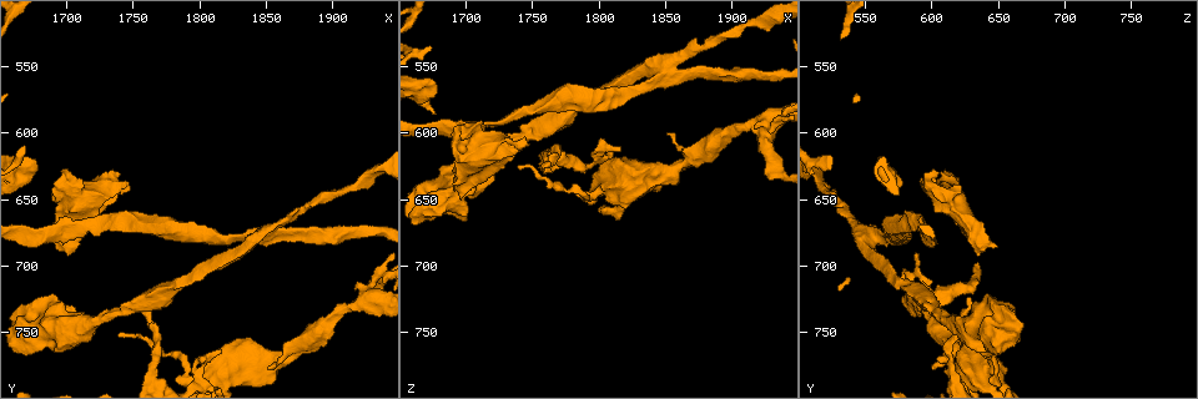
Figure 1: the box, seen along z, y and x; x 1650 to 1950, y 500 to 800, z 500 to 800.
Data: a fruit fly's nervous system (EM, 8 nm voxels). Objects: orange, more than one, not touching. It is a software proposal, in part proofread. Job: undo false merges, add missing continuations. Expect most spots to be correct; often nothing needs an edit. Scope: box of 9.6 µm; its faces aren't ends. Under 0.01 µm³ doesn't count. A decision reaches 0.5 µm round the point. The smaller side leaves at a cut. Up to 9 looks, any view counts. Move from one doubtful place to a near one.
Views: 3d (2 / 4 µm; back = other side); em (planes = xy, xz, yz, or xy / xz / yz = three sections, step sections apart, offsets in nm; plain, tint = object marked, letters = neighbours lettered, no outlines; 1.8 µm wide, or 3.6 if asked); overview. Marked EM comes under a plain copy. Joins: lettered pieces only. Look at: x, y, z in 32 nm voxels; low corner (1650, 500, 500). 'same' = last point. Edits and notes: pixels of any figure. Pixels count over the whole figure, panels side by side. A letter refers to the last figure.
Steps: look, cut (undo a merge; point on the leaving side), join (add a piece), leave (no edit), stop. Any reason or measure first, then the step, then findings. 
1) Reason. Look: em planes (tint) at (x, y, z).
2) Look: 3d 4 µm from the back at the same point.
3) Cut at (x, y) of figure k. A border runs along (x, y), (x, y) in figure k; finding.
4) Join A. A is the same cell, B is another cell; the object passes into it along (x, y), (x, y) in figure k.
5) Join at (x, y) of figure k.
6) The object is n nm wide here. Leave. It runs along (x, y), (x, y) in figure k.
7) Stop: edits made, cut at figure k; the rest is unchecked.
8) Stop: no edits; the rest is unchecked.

Look: 3d 2 µm at (1846, 676, 554).

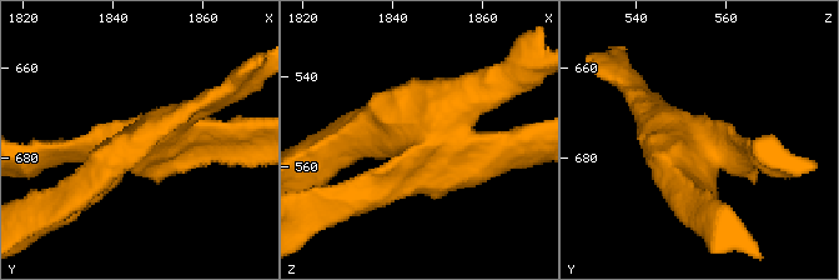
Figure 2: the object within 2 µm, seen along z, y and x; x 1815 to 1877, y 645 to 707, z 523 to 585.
Need the tissue. Look: em xy step 16 (tint) at (1846, 676, 555).

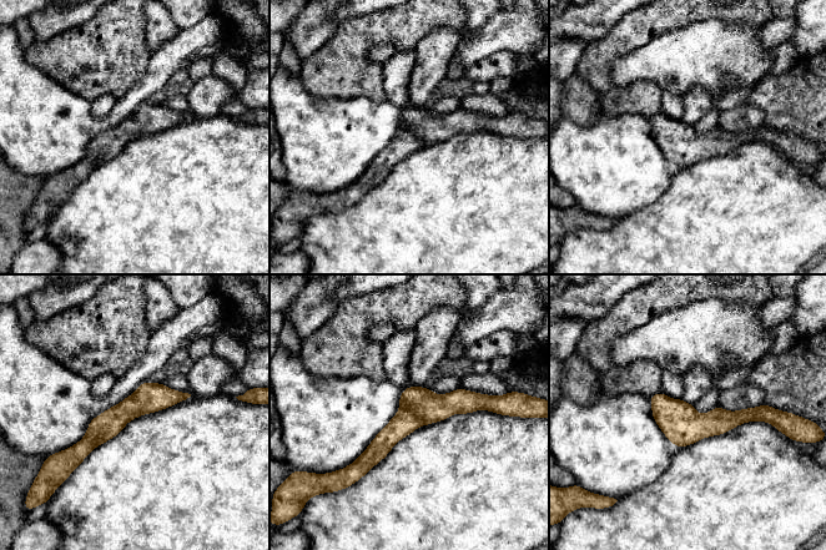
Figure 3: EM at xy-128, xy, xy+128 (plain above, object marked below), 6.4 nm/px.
See the neighbours. Look: em xy step 16 (letters) at the same point.

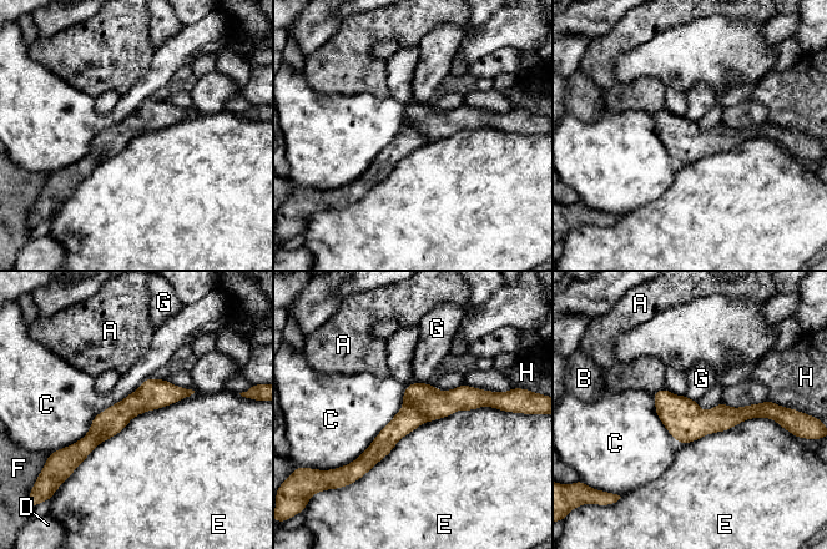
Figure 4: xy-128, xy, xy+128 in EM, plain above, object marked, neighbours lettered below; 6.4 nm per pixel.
The longest contact is with E, 1000 nm. Leave. A, B, C, D, E, F, G and H are other cells; all the same cell.

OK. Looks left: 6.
Looks like a crossing. Look: em xy step 16 (tint) at (1922, 730, 596).

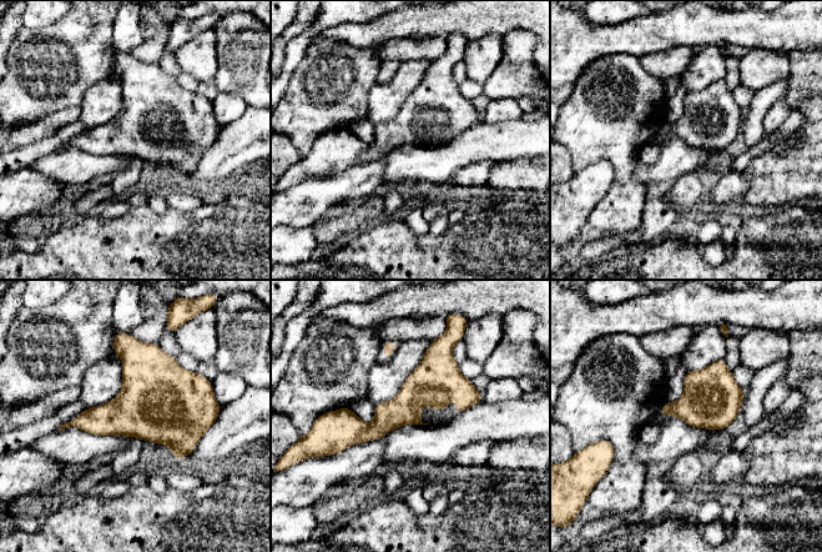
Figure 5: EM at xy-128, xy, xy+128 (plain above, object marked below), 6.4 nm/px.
Look: em planes (letters) at the same point.

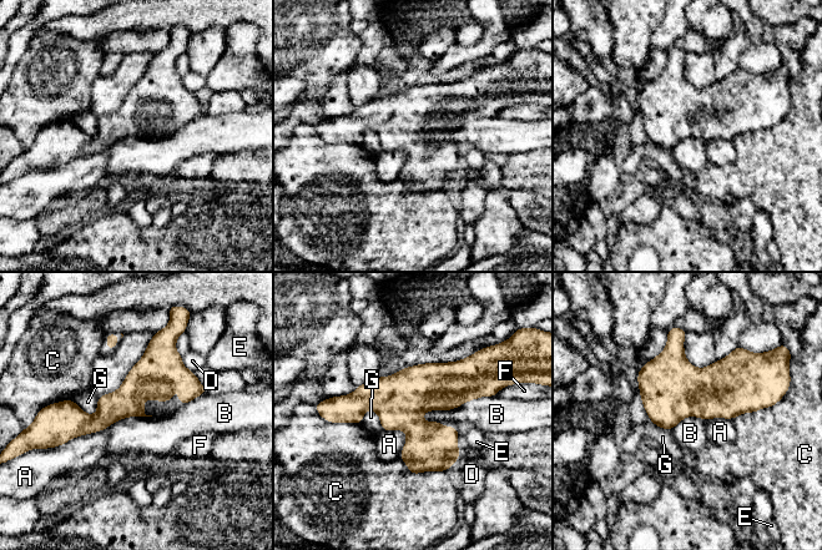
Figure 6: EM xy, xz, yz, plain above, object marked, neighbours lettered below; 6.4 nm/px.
Leave. A, B, C, D, E, F and G are other cells; it runs along (485, 393), (412, 390), (338, 405) in figure 6; all the same cell.

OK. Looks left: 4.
Stops while still wide. Look: 3d 4 µm at (1694, 688, 650).

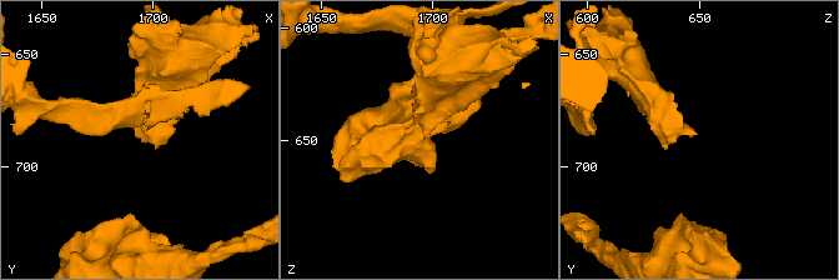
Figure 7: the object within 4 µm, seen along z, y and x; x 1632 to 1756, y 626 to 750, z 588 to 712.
Now the EM. Look: em planes (letters) at (1696, 686, 649).

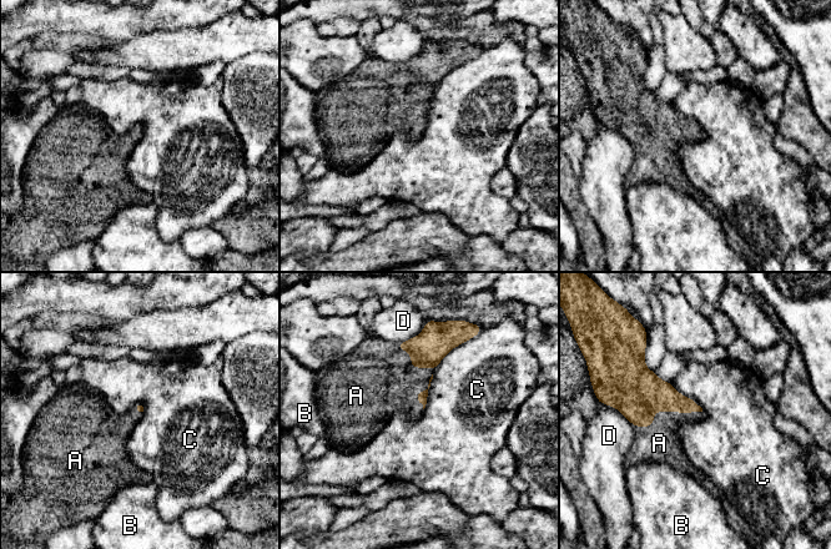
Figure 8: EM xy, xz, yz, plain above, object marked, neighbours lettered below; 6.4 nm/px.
The longest contact is with A, 460 nm. Join A. A is the same cell, B, C and D are other cells; the object passes into it along (636, 392), (663, 411), (659, 443) in figure 8; it goes on there.

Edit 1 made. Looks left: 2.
Stop: edits made, join at figure 8; the rest is unchecked.

